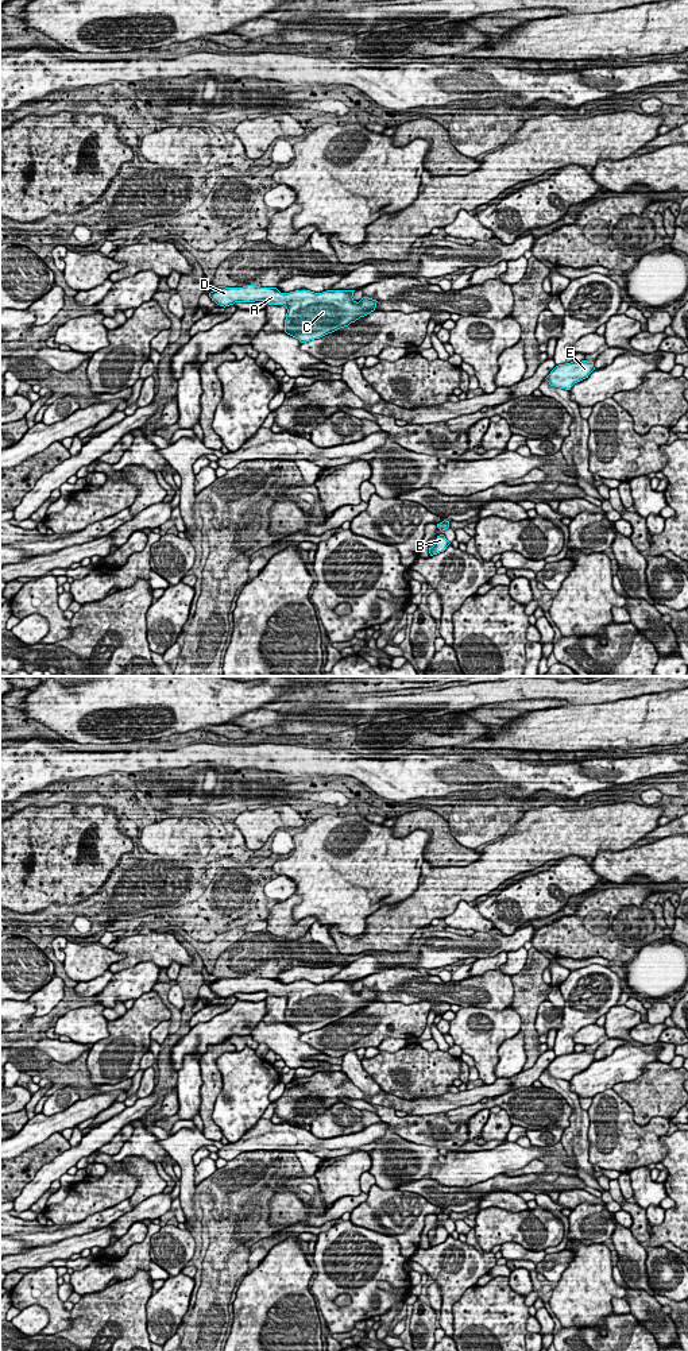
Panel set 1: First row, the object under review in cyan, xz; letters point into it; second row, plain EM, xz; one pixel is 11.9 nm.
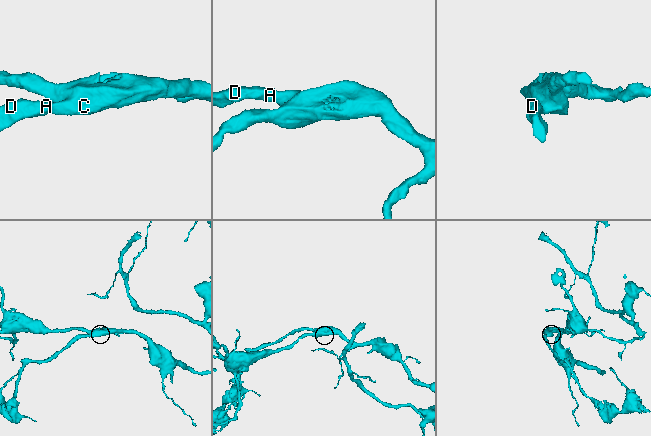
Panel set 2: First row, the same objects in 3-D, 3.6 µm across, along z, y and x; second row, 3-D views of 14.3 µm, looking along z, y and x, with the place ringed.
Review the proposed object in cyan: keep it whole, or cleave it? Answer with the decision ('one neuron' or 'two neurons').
one neuron

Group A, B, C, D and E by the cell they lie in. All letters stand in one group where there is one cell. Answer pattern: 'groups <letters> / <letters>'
groups A B C D E

